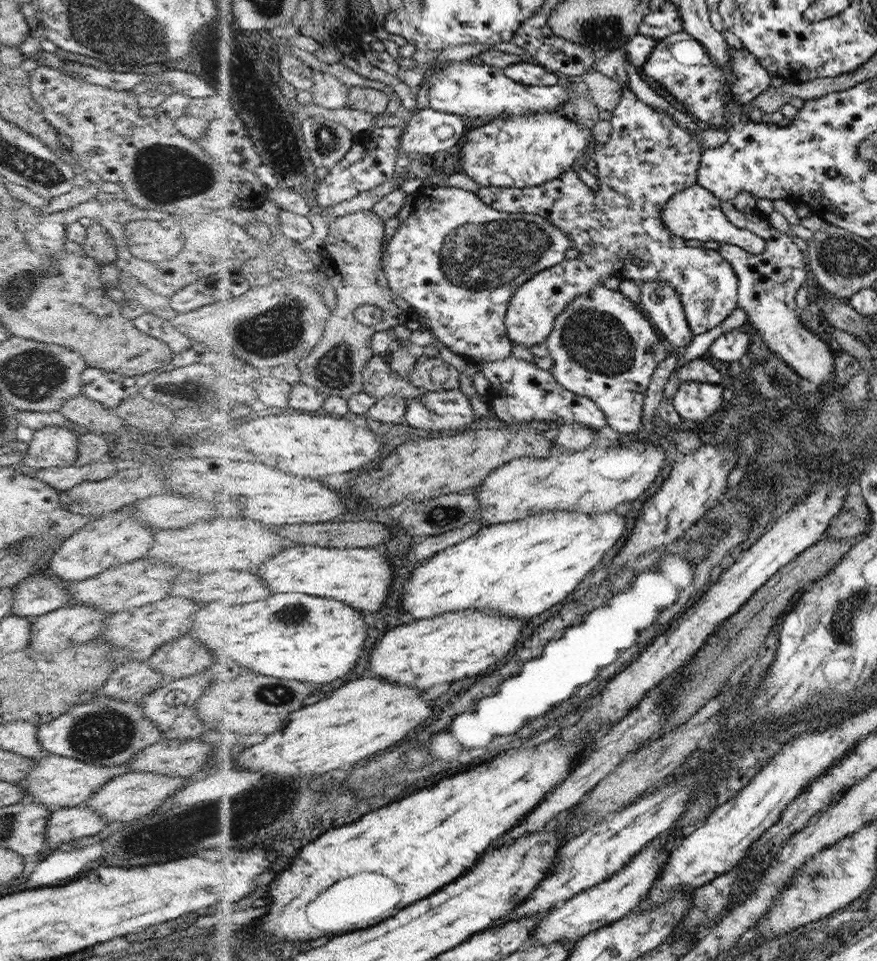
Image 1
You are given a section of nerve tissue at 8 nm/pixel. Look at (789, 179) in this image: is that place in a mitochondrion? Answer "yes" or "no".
no

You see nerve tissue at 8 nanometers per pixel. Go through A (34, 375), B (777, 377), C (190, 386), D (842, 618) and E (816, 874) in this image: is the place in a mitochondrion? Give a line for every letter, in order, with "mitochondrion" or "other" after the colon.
A: mitochondrion
B: mitochondrion
C: mitochondrion
D: mitochondrion
E: mitochondrion

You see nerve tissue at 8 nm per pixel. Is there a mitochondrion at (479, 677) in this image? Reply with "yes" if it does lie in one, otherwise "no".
no

